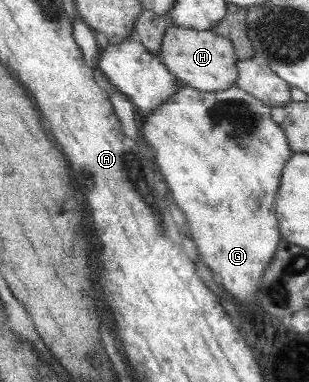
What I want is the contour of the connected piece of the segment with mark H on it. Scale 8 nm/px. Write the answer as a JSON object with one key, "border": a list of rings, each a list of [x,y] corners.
{"border":[[[170,25],[165,33],[160,58],[179,81],[184,81],[186,86],[198,88],[200,91],[226,91],[237,85],[237,63],[240,59],[237,57],[234,44],[231,39],[217,34],[213,29],[195,30]]]}

